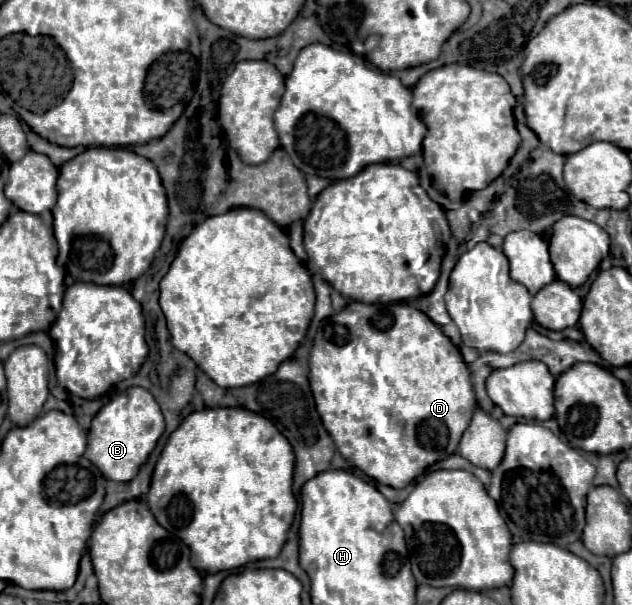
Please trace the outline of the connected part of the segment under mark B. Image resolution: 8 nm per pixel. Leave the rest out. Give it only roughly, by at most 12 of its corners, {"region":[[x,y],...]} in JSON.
{"region":[[128,388],[92,420],[86,458],[108,480],[138,474],[164,418]]}

